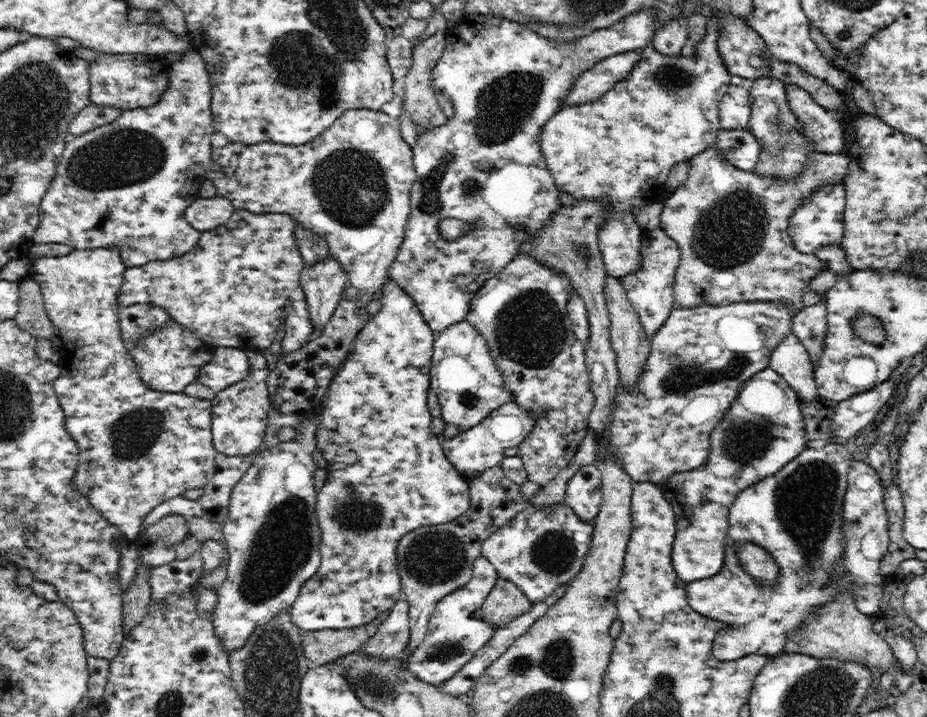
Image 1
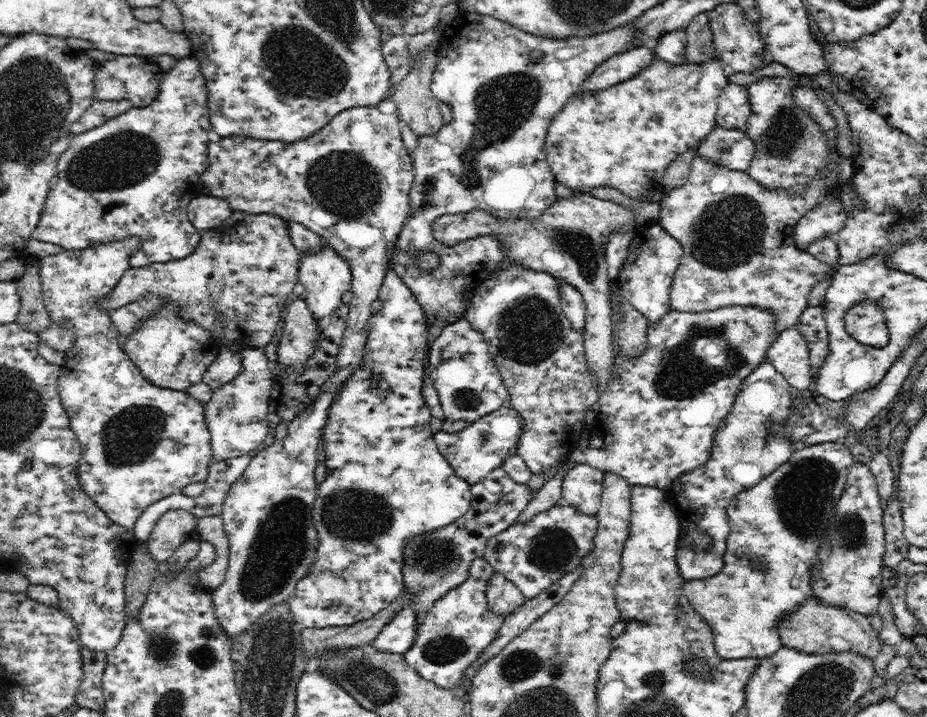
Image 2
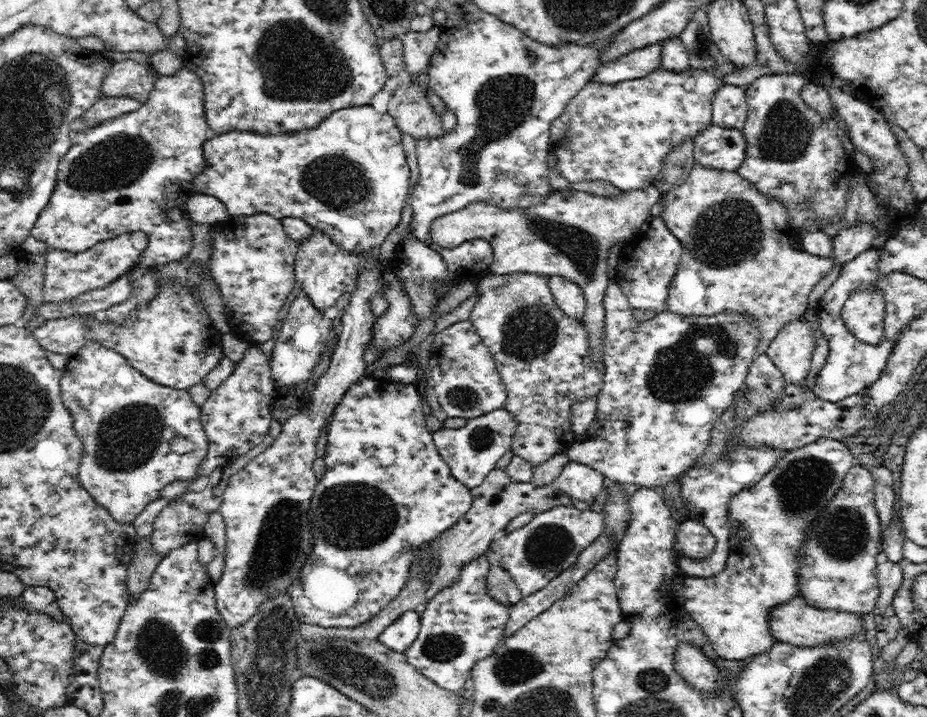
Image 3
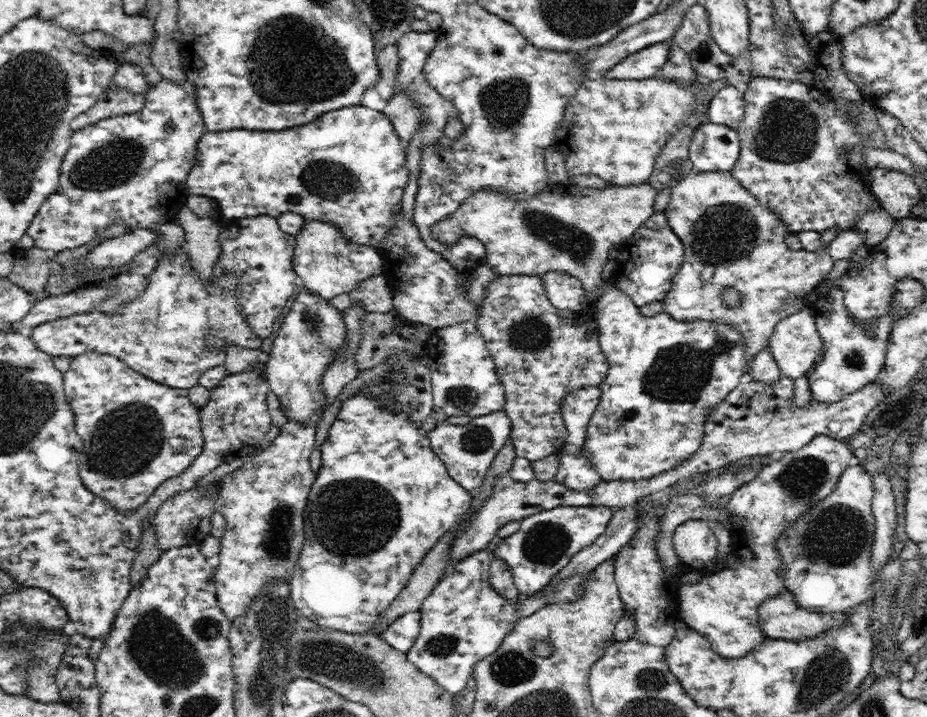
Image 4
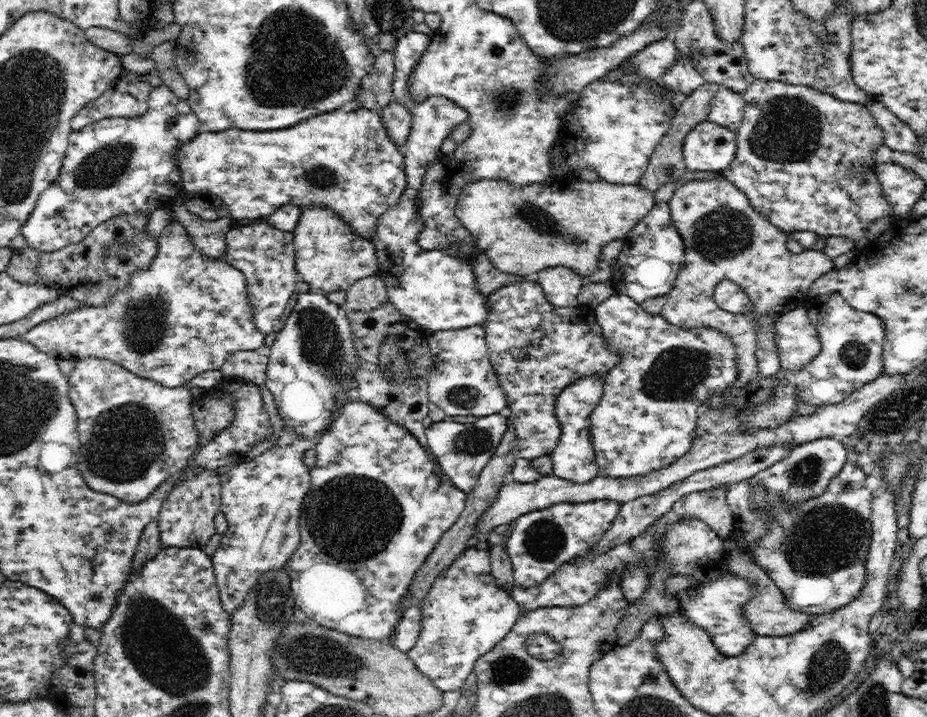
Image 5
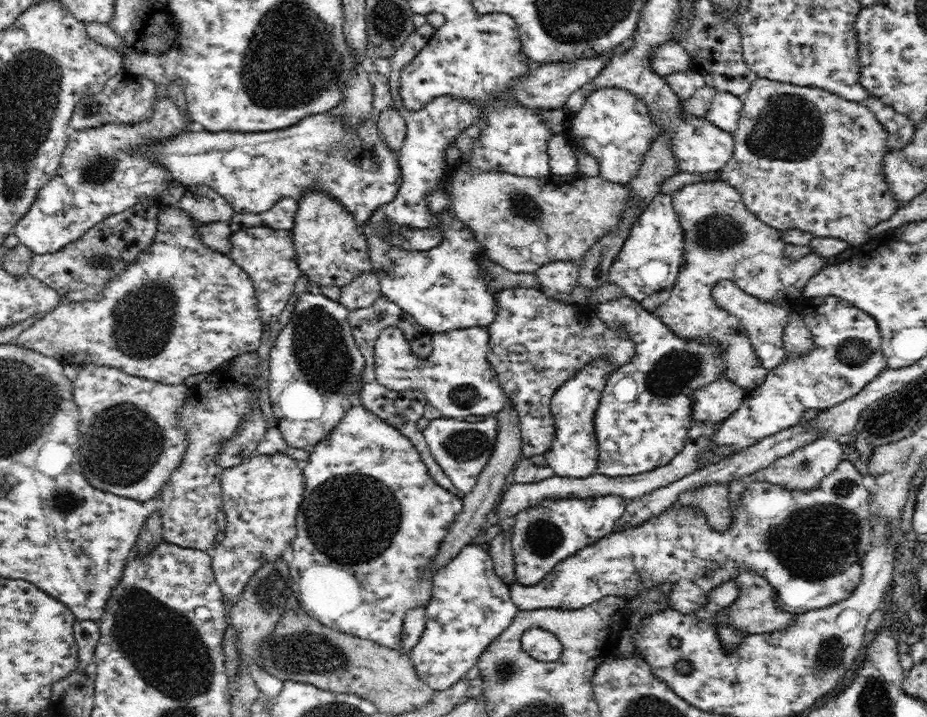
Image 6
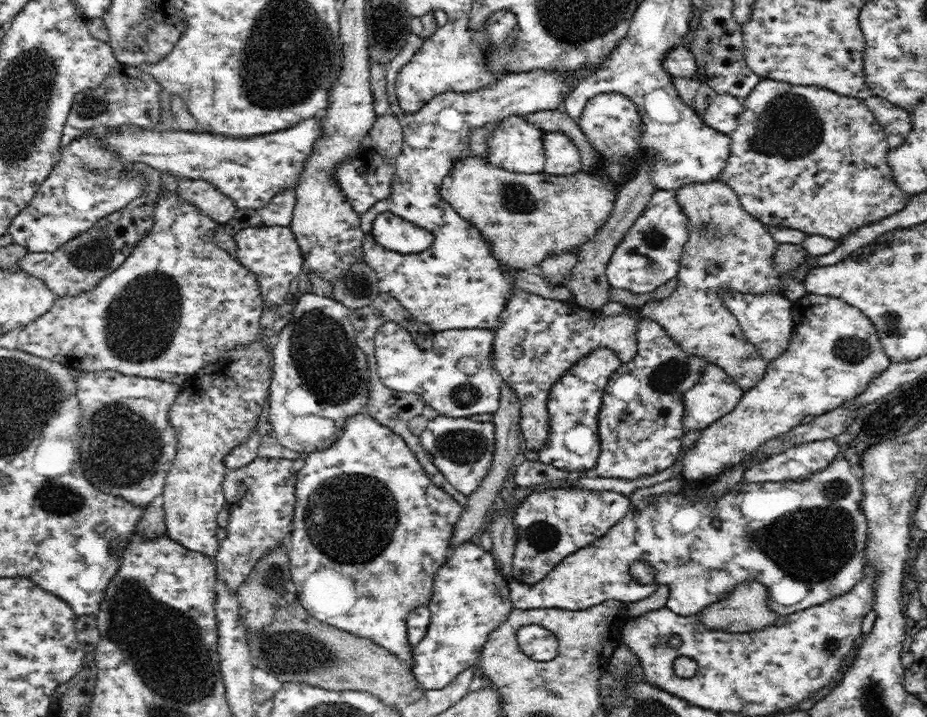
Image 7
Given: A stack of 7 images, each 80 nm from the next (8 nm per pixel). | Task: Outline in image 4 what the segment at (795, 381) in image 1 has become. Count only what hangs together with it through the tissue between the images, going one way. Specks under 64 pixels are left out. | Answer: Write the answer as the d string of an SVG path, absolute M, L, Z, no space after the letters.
M807 306L776 325L774 332L772 332L769 346L770 353L772 353L772 357L778 363L778 368L781 370L782 375L790 377L792 380L807 375L807 371L812 369L816 357L823 353L823 341L819 336L814 316Z

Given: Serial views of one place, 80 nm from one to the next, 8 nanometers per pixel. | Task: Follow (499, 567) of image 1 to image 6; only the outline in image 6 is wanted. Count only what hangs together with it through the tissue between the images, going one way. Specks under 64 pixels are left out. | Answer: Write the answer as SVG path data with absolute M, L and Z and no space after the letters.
M566 496L556 500L542 500L516 514L511 538L514 552L515 582L524 586L538 584L556 564L577 554L582 548L595 544L618 526L627 501L621 496Z

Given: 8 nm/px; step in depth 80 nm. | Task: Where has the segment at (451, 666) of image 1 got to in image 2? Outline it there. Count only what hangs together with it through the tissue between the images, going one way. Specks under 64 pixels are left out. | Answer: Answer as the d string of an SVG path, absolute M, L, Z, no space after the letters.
M482 557L472 561L466 582L448 590L440 600L434 602L434 606L417 628L413 646L403 654L405 661L414 667L422 678L440 688L456 688L465 670L477 662L503 625L504 616L494 614L489 609L485 593L492 572L492 565Z

